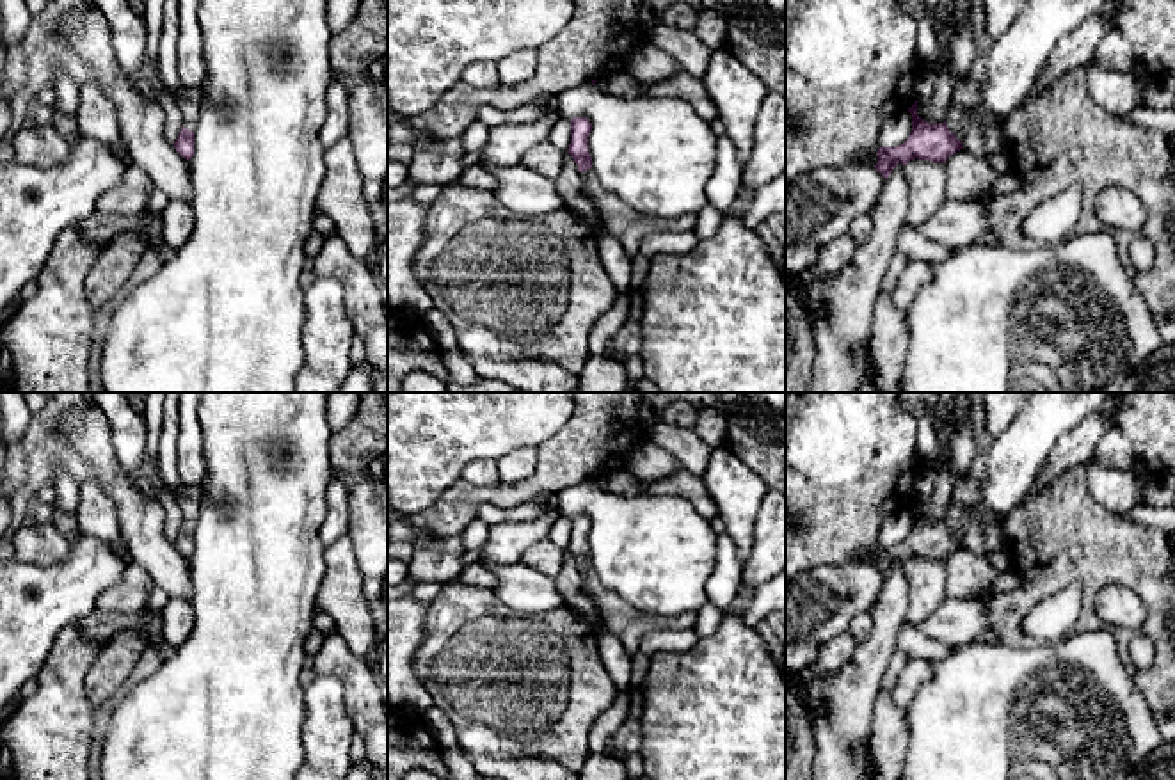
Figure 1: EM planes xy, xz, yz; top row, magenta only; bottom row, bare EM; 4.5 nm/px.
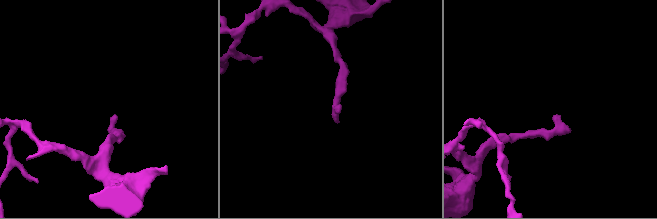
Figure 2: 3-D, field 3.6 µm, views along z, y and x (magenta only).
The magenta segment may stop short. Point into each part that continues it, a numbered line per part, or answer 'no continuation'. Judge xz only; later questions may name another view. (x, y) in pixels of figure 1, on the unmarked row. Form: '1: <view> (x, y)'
1: xz (619, 617)

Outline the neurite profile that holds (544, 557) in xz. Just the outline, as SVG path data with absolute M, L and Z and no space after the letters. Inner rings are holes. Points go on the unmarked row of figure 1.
M544 538L526 549L521 556L521 563L542 572L548 577L556 579L565 561L565 549Z

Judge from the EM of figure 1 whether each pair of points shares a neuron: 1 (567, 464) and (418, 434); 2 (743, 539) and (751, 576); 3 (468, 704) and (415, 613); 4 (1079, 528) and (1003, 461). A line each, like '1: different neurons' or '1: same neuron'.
1: different neurons
2: different neurons
3: different neurons
4: different neurons

